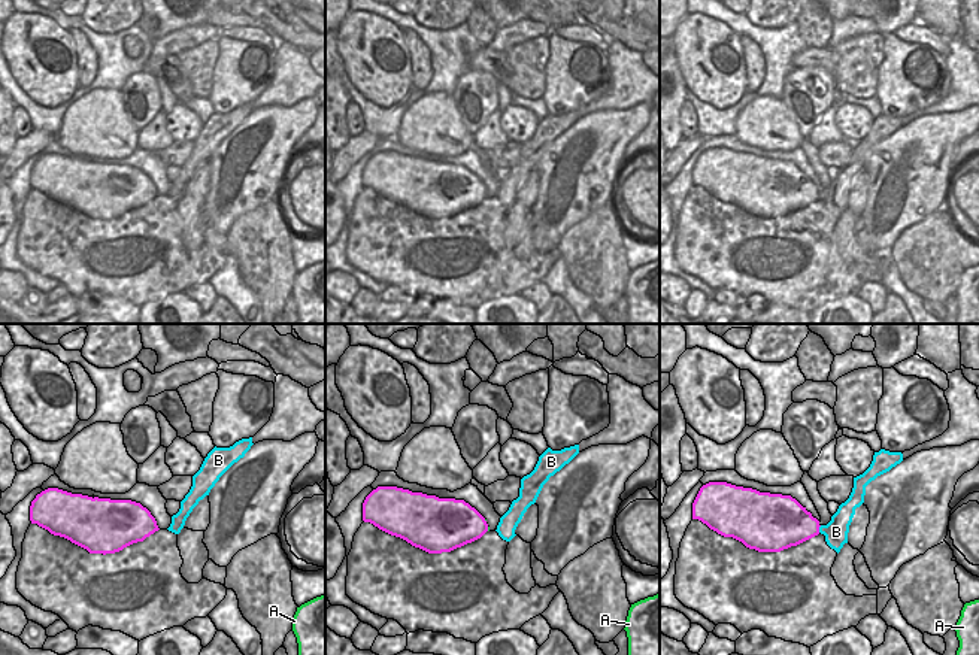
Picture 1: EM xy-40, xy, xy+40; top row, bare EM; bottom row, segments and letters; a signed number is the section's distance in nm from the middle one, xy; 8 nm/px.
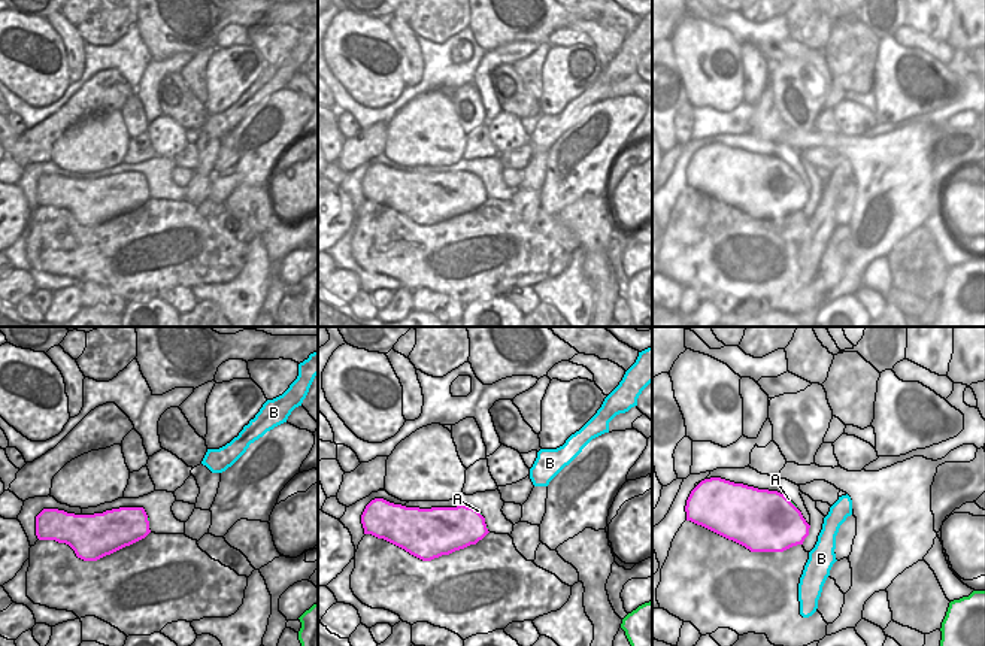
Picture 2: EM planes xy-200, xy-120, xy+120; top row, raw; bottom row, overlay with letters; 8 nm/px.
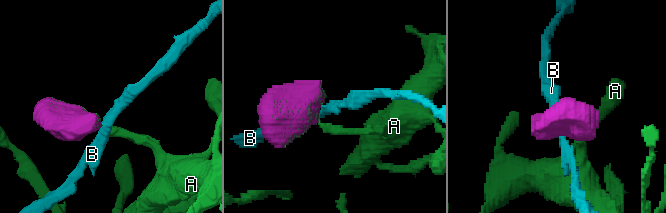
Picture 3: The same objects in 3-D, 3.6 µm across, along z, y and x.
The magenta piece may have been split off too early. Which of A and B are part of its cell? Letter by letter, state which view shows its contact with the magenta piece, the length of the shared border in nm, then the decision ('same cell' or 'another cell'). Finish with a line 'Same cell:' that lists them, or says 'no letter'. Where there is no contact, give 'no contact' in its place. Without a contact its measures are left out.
A: meets magenta in xy; contact 40 nm long; same cell
B: meets magenta in xy+40; contact 70 nm long; another cell
Same cell: A

